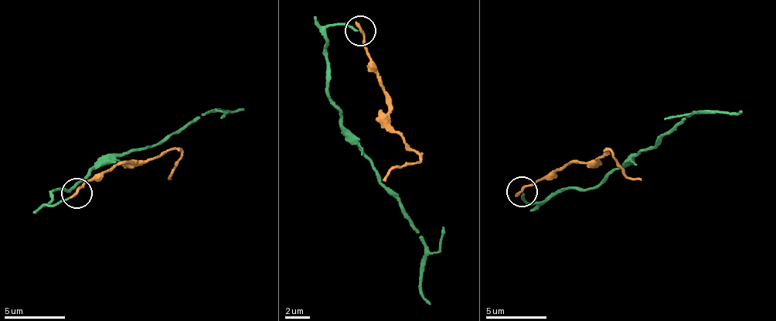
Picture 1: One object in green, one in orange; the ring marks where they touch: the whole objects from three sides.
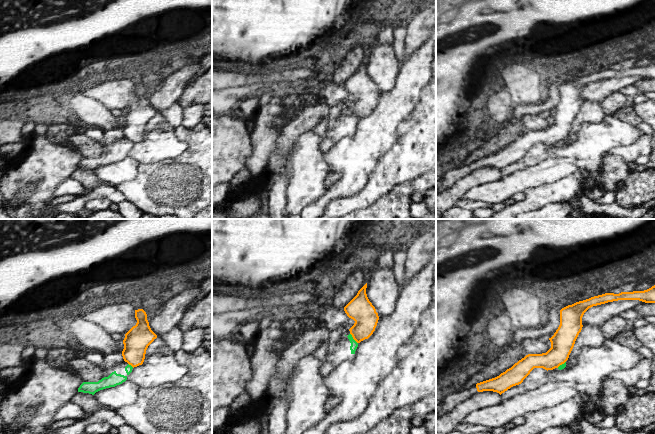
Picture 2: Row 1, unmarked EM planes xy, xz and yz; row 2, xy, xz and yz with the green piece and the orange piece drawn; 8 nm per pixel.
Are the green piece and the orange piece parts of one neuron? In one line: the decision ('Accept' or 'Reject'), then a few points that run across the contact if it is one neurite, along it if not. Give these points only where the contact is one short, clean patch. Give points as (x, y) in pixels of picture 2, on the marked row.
Reject. Line: xz (350, 333), (357, 343)

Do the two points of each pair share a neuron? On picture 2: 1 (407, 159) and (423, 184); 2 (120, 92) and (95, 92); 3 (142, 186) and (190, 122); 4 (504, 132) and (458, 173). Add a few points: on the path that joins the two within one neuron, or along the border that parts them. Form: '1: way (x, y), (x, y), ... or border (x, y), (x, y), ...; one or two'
1: border (425, 172), (414, 178), (399, 182), (396, 185); two
2: way (114, 92), (101, 92); one
3: border (181, 125), (192, 129); two
4: border (475, 160), (466, 164); two

